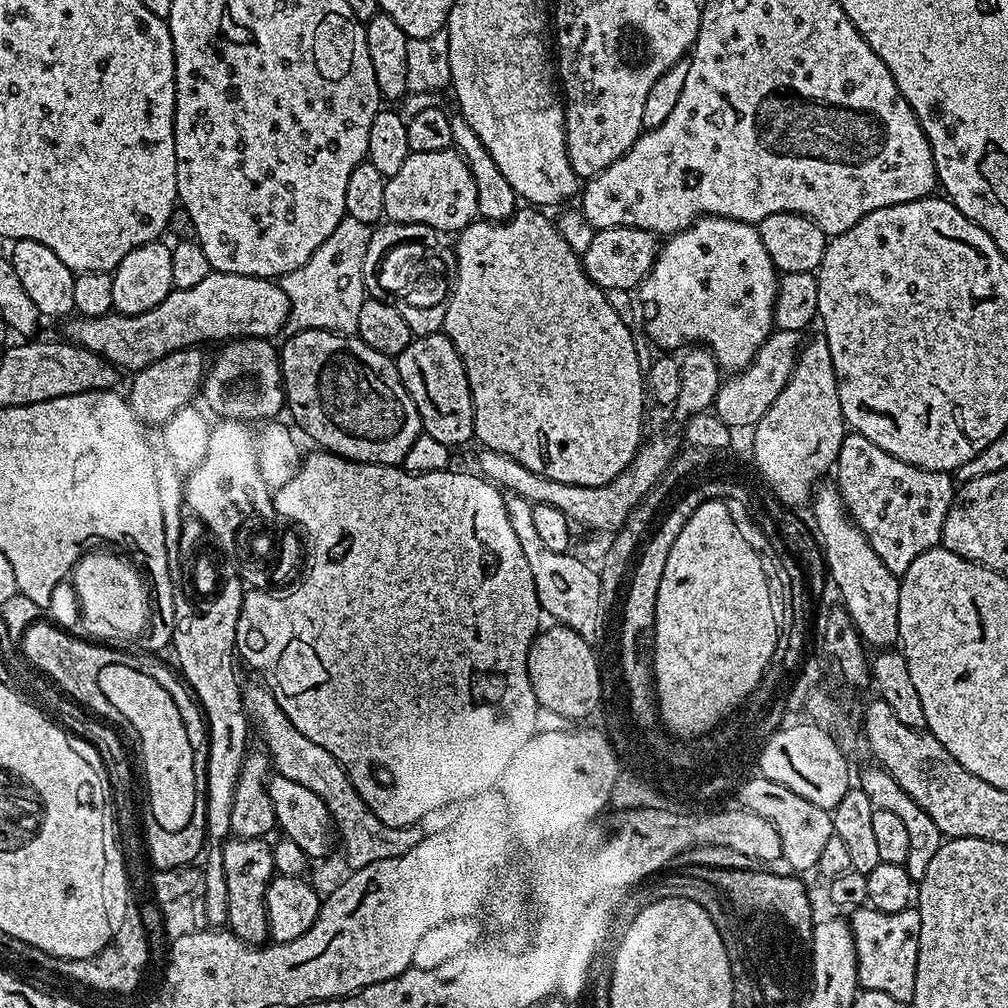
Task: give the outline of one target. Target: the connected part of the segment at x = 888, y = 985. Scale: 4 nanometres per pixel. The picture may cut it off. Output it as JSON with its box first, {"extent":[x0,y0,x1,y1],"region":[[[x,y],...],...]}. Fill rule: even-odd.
{"extent":[851,906,922,1005],"region":[[[865,906],[851,913],[854,946],[857,952],[857,982],[866,992],[890,994],[911,1005],[914,998],[914,974],[918,970],[918,934],[922,930],[919,907],[901,912],[879,912]]]}

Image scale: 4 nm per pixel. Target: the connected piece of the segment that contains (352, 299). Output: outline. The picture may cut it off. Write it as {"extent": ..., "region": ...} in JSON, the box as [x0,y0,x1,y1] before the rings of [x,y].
{"extent":[279,215,373,334],"region":[[[344,215],[342,222],[334,226],[334,234],[310,254],[310,258],[298,270],[279,277],[280,288],[290,302],[290,314],[284,323],[284,332],[305,332],[321,328],[323,332],[352,334],[358,326],[358,310],[366,299],[362,262],[366,258],[366,246],[370,246],[373,229],[358,218]]]}

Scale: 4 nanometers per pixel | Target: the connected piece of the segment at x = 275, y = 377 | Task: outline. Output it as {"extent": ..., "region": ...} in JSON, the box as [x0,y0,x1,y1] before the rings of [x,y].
{"extent":[202,338,286,422],"region":[[[233,338],[221,348],[213,360],[211,357],[204,373],[202,397],[207,411],[222,420],[245,422],[268,422],[279,417],[276,415],[286,401],[277,345],[268,338]]]}

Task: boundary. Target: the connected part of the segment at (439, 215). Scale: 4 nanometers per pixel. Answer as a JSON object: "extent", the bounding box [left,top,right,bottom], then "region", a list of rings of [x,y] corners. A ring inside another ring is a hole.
{"extent":[385,147,478,233],"region":[[[455,147],[446,150],[430,150],[430,154],[409,152],[398,174],[387,177],[385,217],[398,224],[425,224],[437,233],[459,233],[472,223],[466,218],[466,204],[478,204],[478,190],[474,190],[474,178],[468,163]]]}

